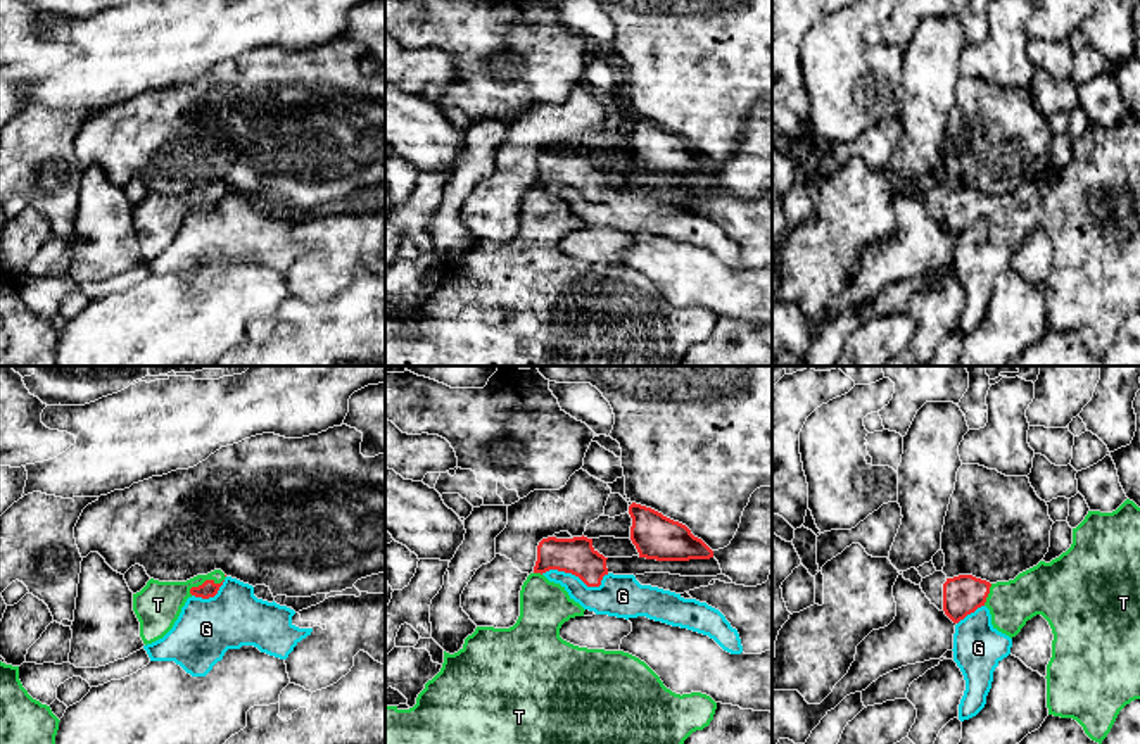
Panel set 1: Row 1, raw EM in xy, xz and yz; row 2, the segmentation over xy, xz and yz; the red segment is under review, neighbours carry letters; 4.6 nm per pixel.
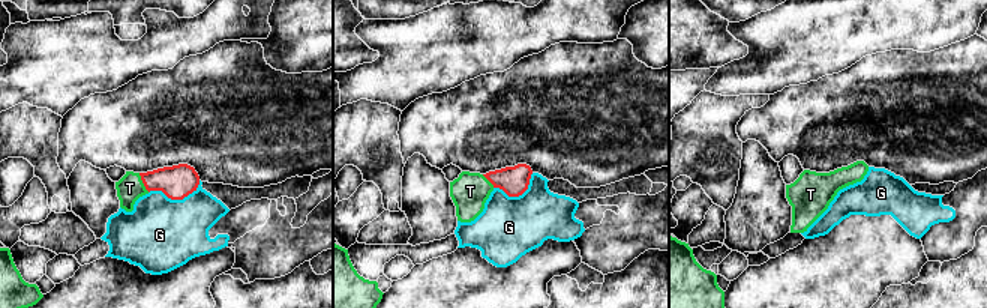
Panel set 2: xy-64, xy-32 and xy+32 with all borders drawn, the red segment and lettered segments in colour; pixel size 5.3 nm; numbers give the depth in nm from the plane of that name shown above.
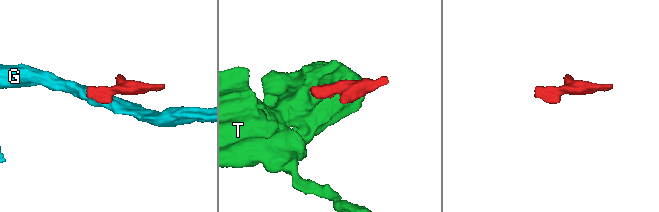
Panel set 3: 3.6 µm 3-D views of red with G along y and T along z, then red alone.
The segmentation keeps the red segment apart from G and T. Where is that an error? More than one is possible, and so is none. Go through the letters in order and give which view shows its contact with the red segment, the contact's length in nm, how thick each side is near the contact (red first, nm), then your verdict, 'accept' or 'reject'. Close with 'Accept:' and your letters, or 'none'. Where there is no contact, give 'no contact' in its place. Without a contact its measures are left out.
G: contact in xz; length 320 nm; calibres 170 and 200 nm; reject
T: contact in xy; length 190 nm; calibres 80 and 200 nm; accept
Accept: T

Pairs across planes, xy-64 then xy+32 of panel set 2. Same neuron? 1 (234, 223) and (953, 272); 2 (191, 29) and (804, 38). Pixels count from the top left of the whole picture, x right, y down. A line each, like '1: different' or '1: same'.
1: different
2: same

